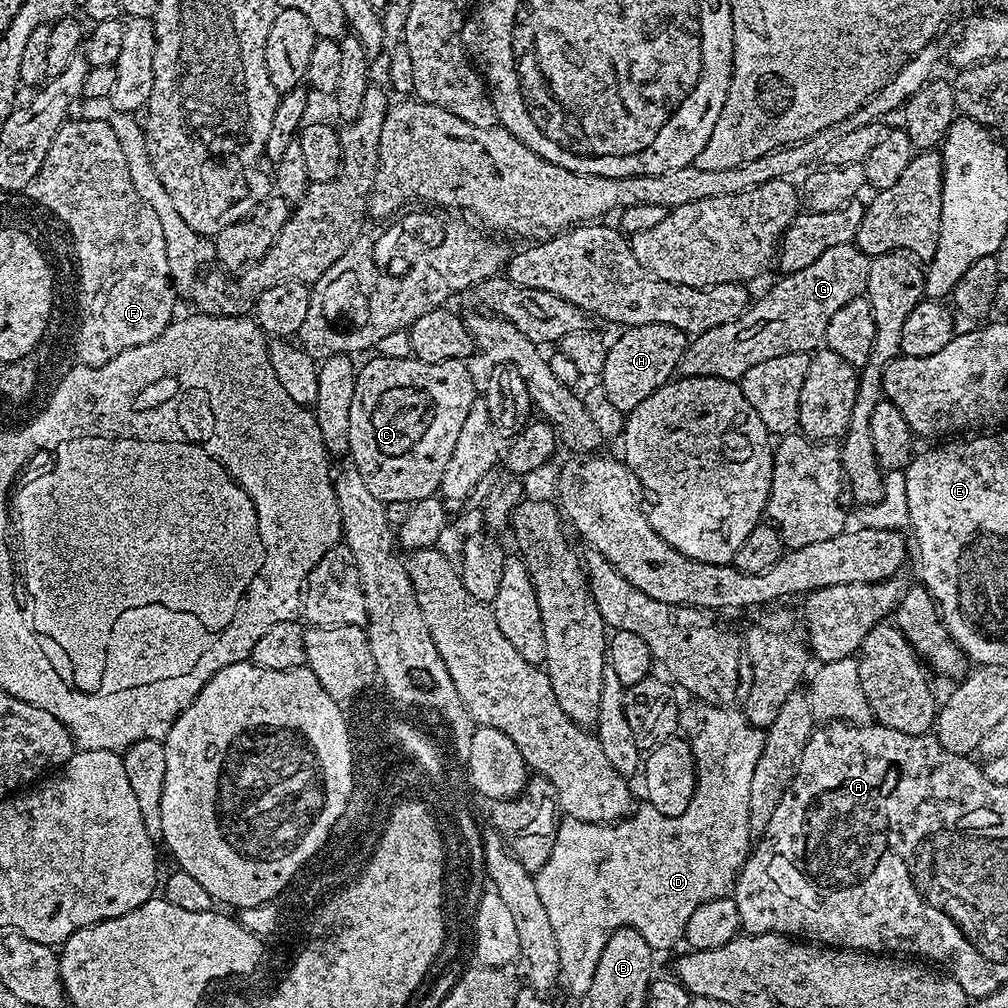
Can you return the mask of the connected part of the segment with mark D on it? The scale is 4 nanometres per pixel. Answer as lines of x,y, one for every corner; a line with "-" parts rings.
708,706
704,710
700,733
693,738
690,747
696,789
682,814
664,816
656,808
643,806
607,824
561,819
551,837
552,849
546,862
534,874
538,898
542,898
550,926
554,926
554,938
560,951
560,976
580,998
587,997
601,950
617,928
629,927
640,932
653,950
668,948
681,943
690,914
694,914
702,902
729,895
735,885
736,873
746,855
744,840
750,822
750,782
762,754
764,732
753,728
742,714
727,712
727,707

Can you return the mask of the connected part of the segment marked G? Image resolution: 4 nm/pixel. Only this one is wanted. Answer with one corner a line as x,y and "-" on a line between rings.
855,243
830,246
830,250
810,262
806,270
781,275
781,280
761,300
749,303
736,320
691,337
680,359
679,375
713,376
736,382
750,366
766,362
766,358
778,358
791,352
815,352
824,344
826,322
830,322
846,302
865,291
869,263
869,257

